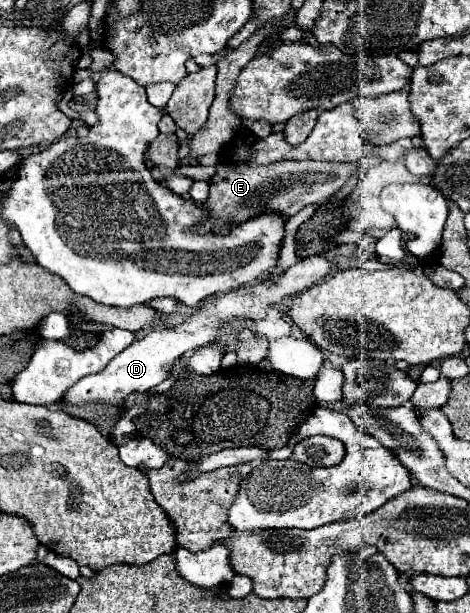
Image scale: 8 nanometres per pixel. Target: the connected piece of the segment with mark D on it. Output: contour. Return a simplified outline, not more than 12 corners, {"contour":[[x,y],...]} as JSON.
{"contour":[[308,256],[256,284],[214,296],[186,322],[134,340],[64,400],[118,404],[152,390],[222,324],[262,320],[270,306],[330,274]]}

